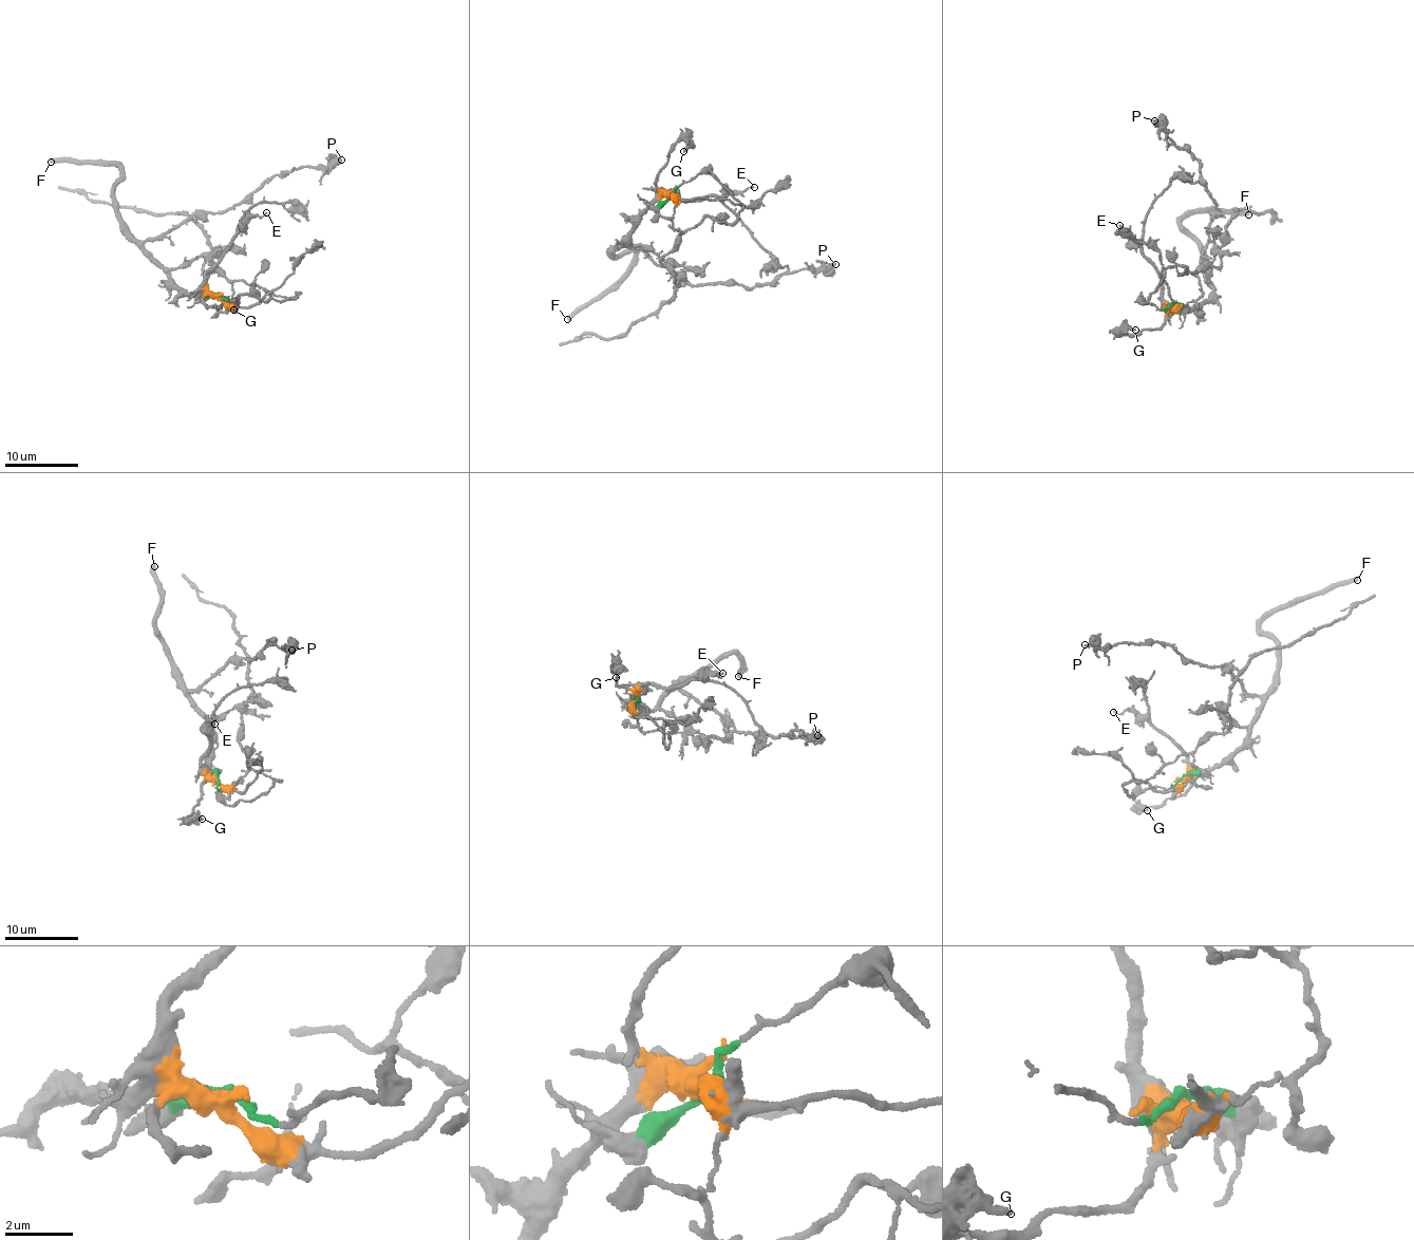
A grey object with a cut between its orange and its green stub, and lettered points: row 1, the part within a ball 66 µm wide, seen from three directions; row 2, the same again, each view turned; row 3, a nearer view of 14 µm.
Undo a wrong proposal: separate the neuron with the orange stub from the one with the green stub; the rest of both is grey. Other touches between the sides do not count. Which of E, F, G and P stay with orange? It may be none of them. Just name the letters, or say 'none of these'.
E, F, G, P

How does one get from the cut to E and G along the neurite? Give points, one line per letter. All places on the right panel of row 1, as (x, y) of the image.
E: (1171, 305), (1166, 305), (1161, 294), (1155, 265), (1119, 224)
G: (1171, 305), (1164, 324), (1136, 334), (1125, 333), (1125, 329), (1134, 330)

